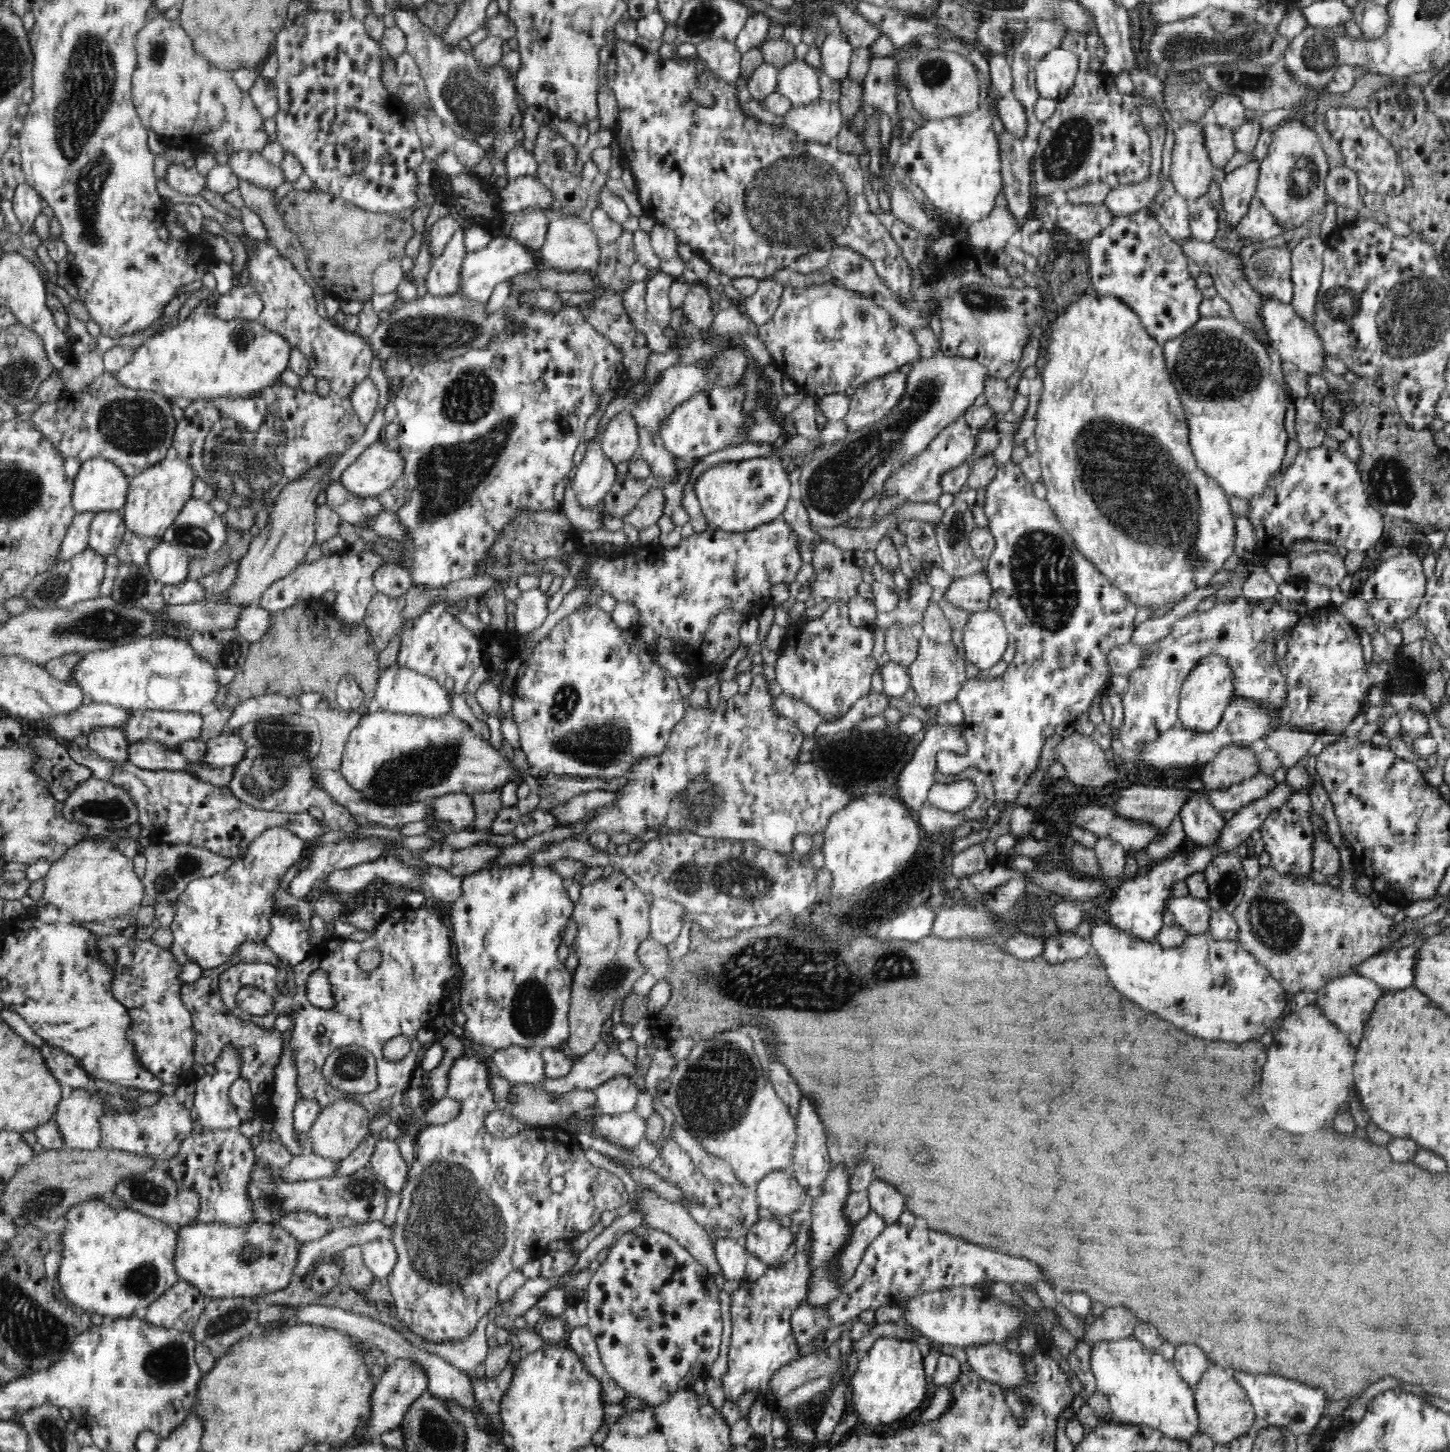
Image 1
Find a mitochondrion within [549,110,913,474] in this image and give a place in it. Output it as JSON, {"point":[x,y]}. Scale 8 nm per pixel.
{"point":[805,200]}

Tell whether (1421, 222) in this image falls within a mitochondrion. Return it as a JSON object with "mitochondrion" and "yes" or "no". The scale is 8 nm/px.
{"mitochondrion":"no"}

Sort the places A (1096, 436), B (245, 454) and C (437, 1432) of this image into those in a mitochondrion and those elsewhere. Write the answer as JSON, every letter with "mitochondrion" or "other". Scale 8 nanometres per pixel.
{"A":"mitochondrion","B":"mitochondrion","C":"mitochondrion"}

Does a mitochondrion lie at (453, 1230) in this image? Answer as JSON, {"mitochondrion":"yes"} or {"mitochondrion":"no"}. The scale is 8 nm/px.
{"mitochondrion":"yes"}

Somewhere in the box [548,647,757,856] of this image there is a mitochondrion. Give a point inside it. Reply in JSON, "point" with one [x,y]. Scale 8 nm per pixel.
{"point":[701,803]}

